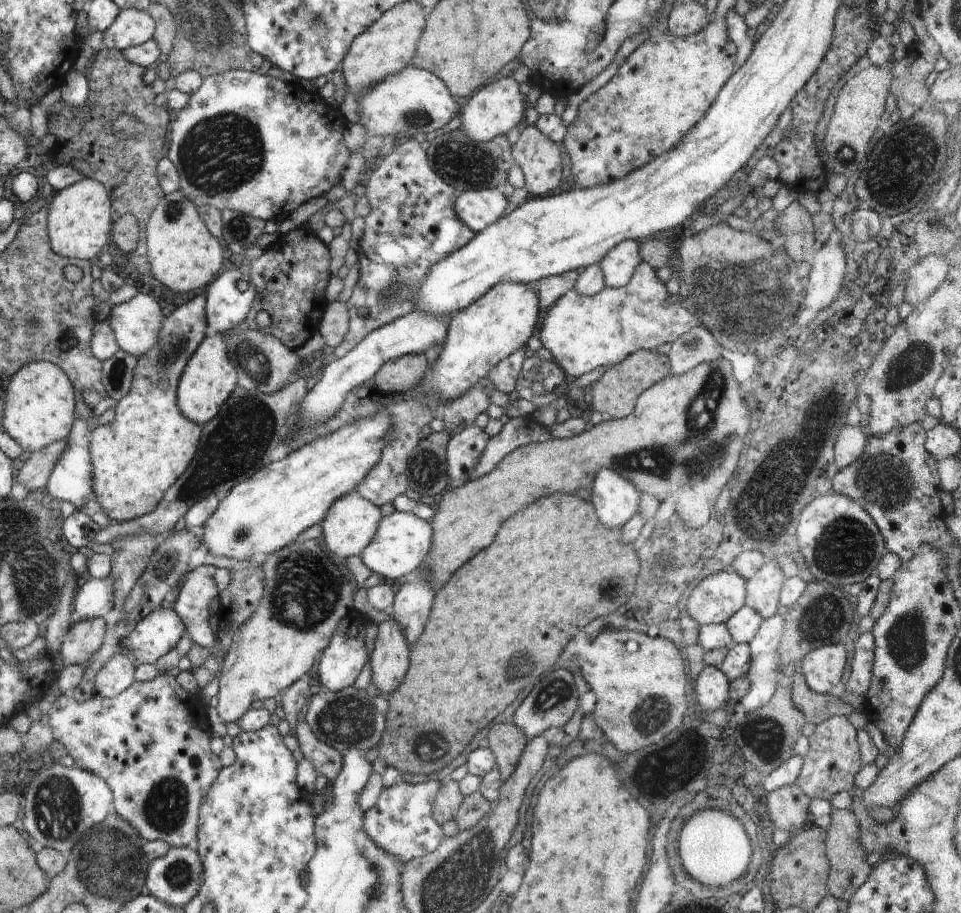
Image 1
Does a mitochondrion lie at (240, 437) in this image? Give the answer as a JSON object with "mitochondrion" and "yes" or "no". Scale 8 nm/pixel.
{"mitochondrion":"yes"}

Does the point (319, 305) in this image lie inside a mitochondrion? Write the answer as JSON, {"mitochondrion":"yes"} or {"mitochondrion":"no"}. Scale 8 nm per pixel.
{"mitochondrion":"no"}

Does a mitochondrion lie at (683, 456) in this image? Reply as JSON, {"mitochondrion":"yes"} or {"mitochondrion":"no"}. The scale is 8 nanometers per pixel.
{"mitochondrion":"yes"}

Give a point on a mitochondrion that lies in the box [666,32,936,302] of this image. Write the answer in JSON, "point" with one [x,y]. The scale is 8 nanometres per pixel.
{"point":[842,154]}

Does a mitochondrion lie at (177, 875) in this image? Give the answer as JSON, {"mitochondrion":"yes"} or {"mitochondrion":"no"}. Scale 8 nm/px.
{"mitochondrion":"yes"}

